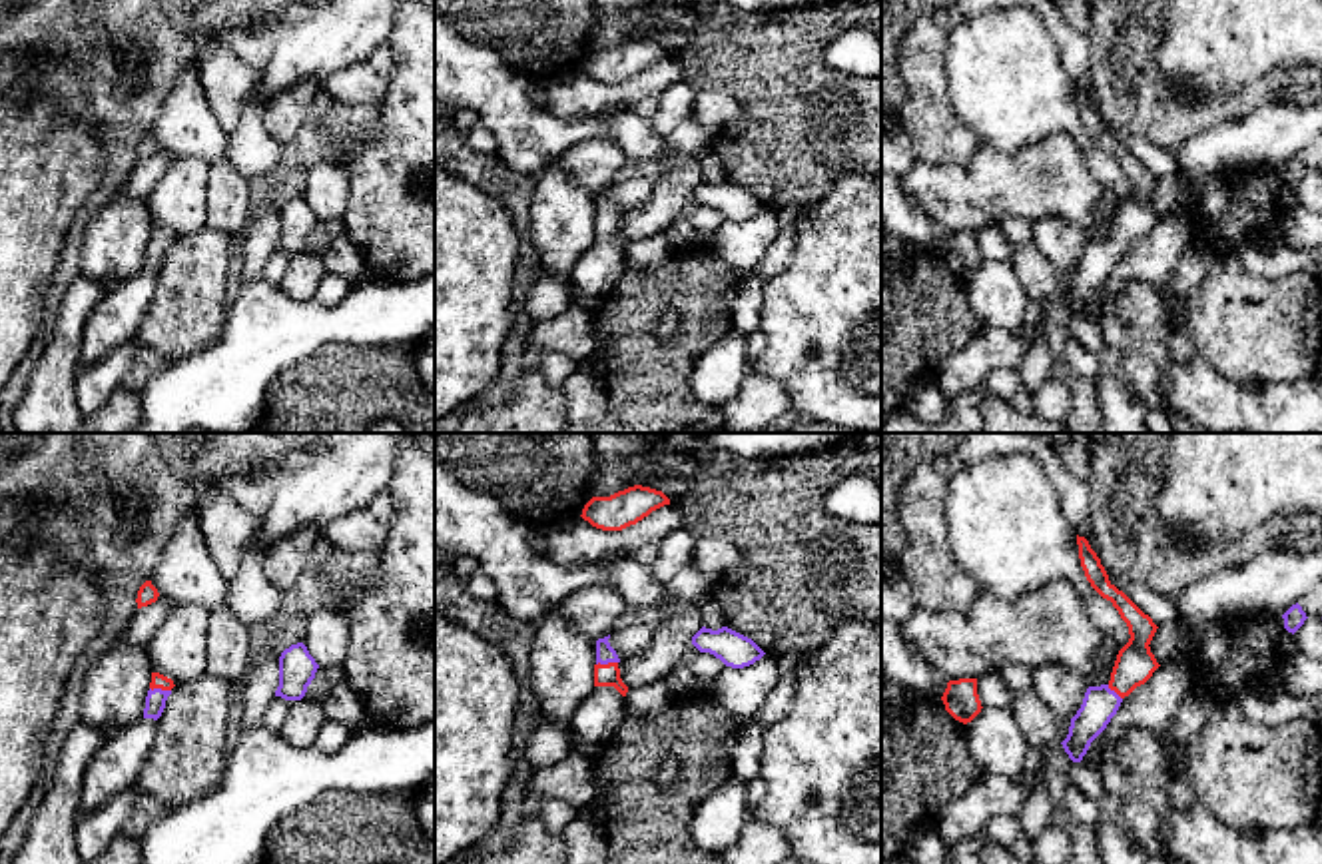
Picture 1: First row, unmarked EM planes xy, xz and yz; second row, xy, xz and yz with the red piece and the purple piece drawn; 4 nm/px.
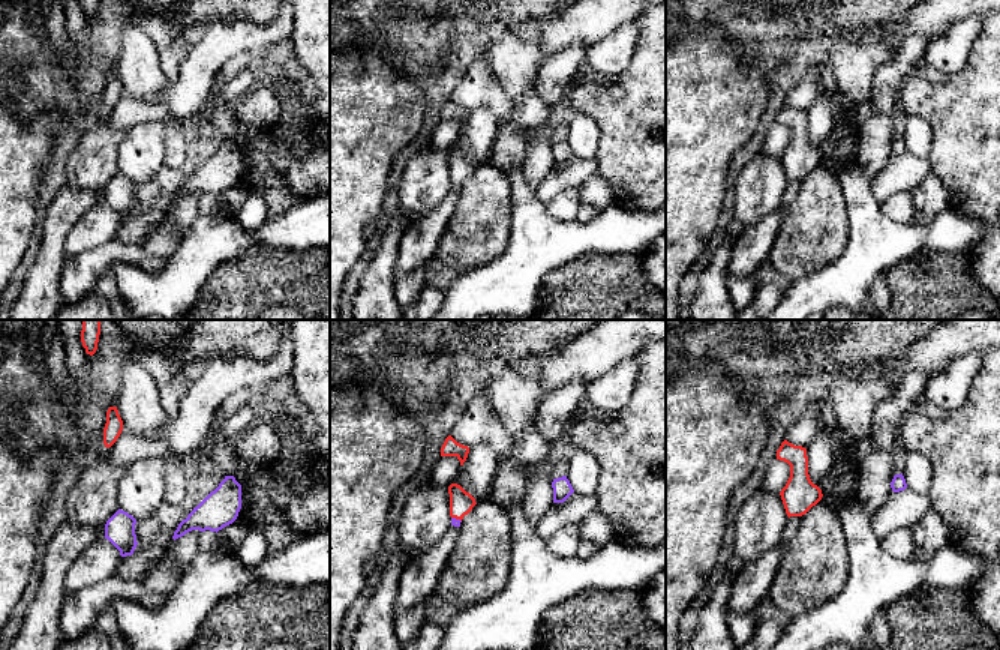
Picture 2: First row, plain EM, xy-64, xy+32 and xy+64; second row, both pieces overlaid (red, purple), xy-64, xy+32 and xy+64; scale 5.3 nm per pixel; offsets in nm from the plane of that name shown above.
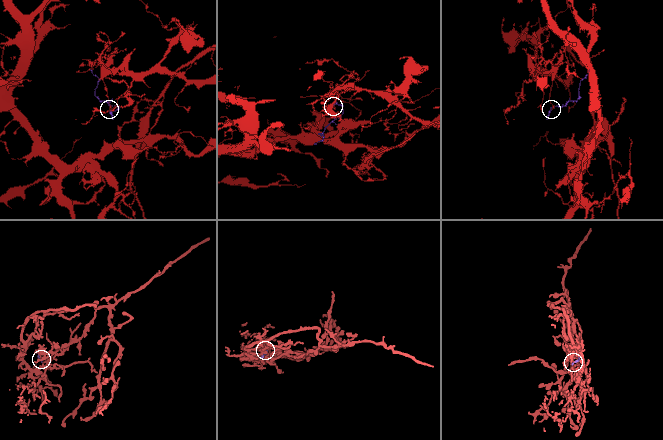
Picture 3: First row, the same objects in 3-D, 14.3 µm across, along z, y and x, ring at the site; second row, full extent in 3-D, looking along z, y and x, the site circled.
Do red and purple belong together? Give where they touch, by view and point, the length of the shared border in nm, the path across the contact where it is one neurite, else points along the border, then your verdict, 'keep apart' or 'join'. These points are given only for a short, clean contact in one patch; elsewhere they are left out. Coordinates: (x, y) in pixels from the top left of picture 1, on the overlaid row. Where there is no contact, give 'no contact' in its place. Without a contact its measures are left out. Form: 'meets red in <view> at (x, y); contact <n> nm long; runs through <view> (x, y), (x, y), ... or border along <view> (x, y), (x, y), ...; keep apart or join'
meets red in xy at (160, 687); contact 90 nm long; runs through xy (158, 681), (160, 687), (156, 699); join

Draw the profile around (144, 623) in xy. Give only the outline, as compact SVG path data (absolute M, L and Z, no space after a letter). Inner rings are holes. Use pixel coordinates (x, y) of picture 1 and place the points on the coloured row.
M160 595L156 603L138 609L128 625L126 639L136 647L148 648L156 631L165 623L175 605L175 601Z

